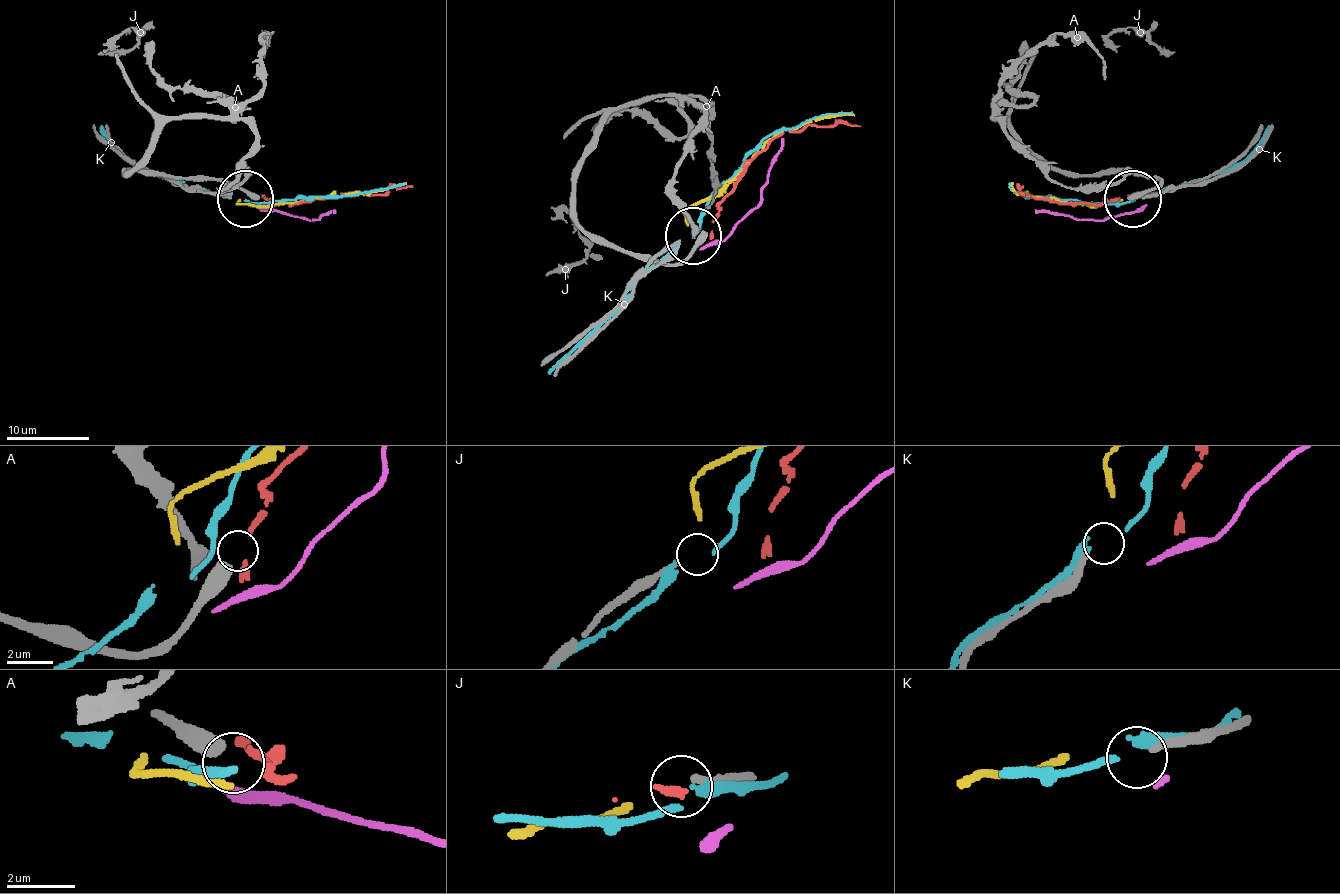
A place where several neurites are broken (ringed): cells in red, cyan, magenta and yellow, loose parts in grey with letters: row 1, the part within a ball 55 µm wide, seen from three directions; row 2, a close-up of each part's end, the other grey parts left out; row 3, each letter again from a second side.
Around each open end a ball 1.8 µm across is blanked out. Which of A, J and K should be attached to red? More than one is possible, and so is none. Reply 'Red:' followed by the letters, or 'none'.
Red: none

